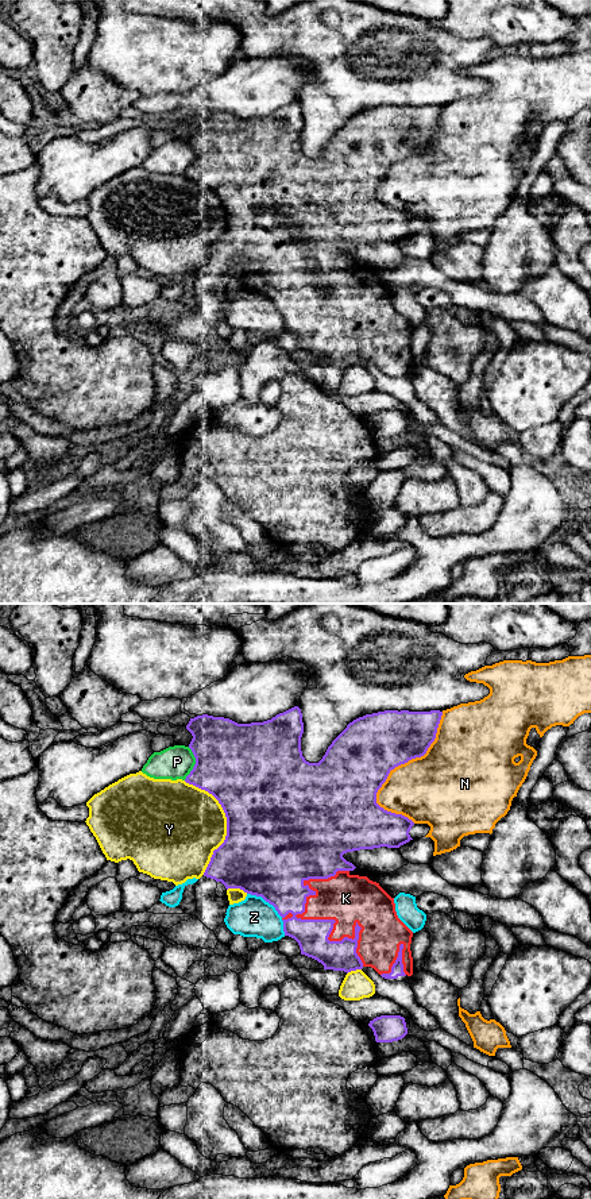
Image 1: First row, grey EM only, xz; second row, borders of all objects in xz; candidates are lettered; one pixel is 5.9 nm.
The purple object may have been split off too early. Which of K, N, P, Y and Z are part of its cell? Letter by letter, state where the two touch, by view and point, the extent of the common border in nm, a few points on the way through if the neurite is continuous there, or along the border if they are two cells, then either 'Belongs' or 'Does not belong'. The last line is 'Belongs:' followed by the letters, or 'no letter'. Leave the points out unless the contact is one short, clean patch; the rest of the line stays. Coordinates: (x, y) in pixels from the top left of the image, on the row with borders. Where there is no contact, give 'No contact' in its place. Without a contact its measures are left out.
K: Touches purple at xz (332, 928). Shared border 600 nm. Belongs
N: Touches purple at xz (394, 767). Shared border 700 nm. Does not belong
P: Touches purple at xz (196, 763). Shared border 200 nm. Does not belong
Y: Touches purple at xz (227, 821). Shared border 550 nm. Does not belong
Z: Touches purple at xz (266, 901). Shared border 260 nm. Does not belong
Belongs: K

